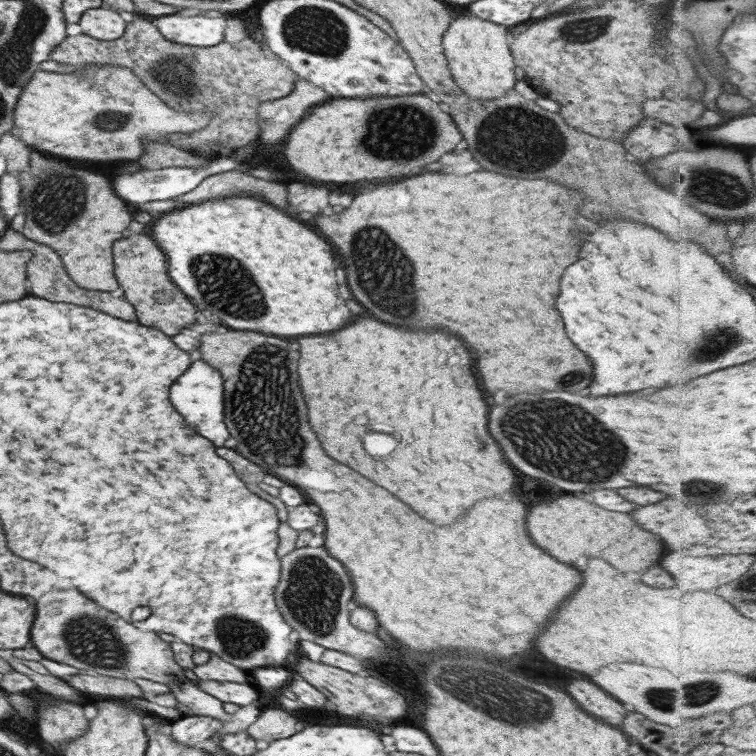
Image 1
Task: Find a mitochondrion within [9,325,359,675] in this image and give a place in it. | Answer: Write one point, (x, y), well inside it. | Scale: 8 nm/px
(263, 409)

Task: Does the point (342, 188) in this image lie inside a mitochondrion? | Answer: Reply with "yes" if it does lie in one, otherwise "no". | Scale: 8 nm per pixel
no

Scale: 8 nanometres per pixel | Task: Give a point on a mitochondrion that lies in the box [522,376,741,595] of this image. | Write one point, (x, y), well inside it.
(719, 489)

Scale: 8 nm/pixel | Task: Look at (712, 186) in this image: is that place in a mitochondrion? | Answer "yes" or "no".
yes

